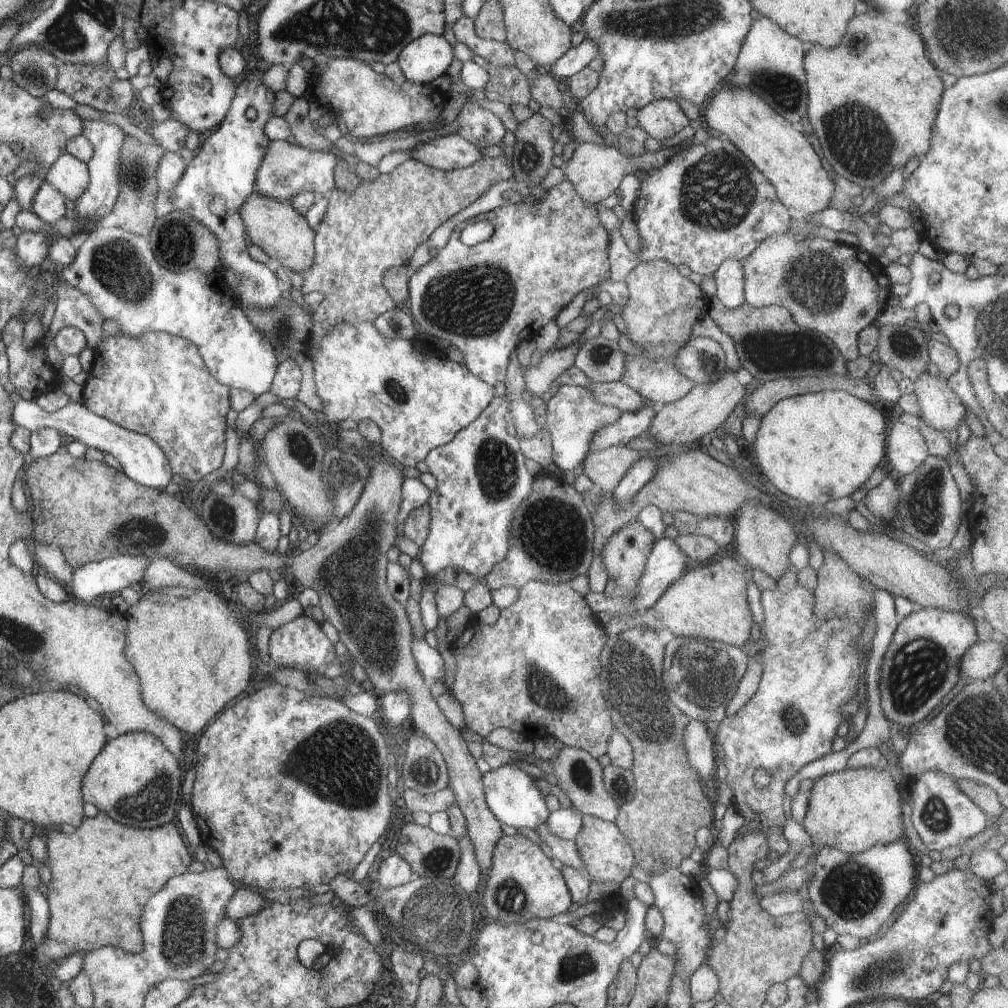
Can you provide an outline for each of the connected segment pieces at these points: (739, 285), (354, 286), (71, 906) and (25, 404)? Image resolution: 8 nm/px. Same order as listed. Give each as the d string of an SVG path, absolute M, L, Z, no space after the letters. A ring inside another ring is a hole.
M738 259L723 260L712 277L717 286L716 296L726 308L733 309L745 303L745 272Z
M504 154L498 157L480 157L478 162L453 171L433 169L411 158L392 172L381 174L377 180L362 180L353 193L338 188L331 191L328 194L326 214L316 228L314 266L300 273L303 278L301 292L304 296L314 291L324 295L323 302L313 314L313 342L318 345L338 323L372 323L381 314L399 306L384 288L384 271L408 264L419 246L428 240L438 226L476 202L495 182L510 179L514 179L513 164Z
M99 811L94 818L84 819L78 828L52 829L47 834L47 848L46 864L50 867L52 880L47 886L47 901L51 915L45 941L38 948L34 947L34 952L49 983L56 991L65 984L52 977L51 970L64 957L87 953L100 947L124 949L129 953L142 952L145 947L142 931L145 905L158 891L162 891L172 878L186 873L188 866L192 864L192 856L174 822L139 829L112 820L104 811Z
M17 399L14 411L11 414L12 422L20 428L28 428L30 432L34 432L43 428L56 429L59 432L72 436L76 441L82 442L88 448L93 446L102 452L112 454L122 465L122 472L129 479L136 481L145 487L163 489L168 486L168 482L172 480L172 472L170 472L170 461L166 457L166 453L156 444L152 437L129 431L120 425L114 424L104 417L96 416L84 403L69 402L56 412L49 413L42 410L34 401L25 401Z

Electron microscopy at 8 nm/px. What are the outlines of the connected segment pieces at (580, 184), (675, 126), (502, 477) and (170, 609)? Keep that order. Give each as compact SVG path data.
M580 143L575 148L572 158L563 165L565 180L570 181L575 191L588 203L597 204L608 198L617 188L622 179L638 170L644 168L640 158L631 158L620 154L614 146L602 146L594 143Z
M660 99L644 105L637 112L637 120L648 136L663 141L690 124L682 107L673 100Z
M494 397L472 424L457 432L450 442L432 449L426 455L428 472L436 478L437 484L428 502L431 514L429 533L416 558L422 562L428 578L433 578L448 566L463 570L475 578L484 578L508 554L514 515L520 503L533 491L534 480L524 465L526 457L520 450L520 438L506 431L509 412L508 400Z
M166 587L156 589L155 591L150 590L143 594L142 598L135 605L129 606L124 615L127 617L125 652L127 659L131 661L139 675L143 700L149 709L156 711L169 723L172 723L176 728L189 735L191 739L198 732L202 732L209 725L208 722L214 720L217 717L216 714L220 714L230 700L238 698L238 694L248 688L250 678L254 674L254 660L252 660L252 654L250 654L250 640L248 640L246 632L242 630L242 626L236 622L234 612L228 608L228 604L218 594L214 594L214 591L199 591L198 589L186 587Z

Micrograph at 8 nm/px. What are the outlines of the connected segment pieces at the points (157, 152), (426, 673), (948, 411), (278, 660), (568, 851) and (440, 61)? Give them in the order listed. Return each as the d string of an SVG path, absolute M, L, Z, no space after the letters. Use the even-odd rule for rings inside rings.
M127 135L123 140L119 160L120 197L116 199L114 213L119 218L118 226L137 235L149 236L158 220L156 203L159 194L157 170L166 151L158 144L142 143Z
M413 639L411 646L421 675L430 687L434 682L444 681L444 659L438 649L431 647L425 640Z
M924 371L914 384L914 393L921 410L920 419L928 426L948 432L964 423L967 408L947 379Z
M302 614L290 622L273 630L269 638L269 657L276 668L297 668L296 666L308 666L312 670L322 673L324 668L337 661L336 649L326 634L320 630L320 624L314 619Z
M542 823L537 831L541 836L542 846L546 846L544 850L546 850L548 856L551 856L552 859L560 860L560 862L573 869L584 870L585 864L582 862L582 857L575 841L569 841L551 833L546 823Z
M427 34L412 40L398 55L400 70L408 81L430 85L455 59L453 46L442 36Z

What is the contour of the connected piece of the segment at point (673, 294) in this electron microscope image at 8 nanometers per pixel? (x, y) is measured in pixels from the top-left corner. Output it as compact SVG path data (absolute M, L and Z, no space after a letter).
M665 260L638 263L634 270L627 274L624 281L629 288L629 299L625 304L621 317L627 326L627 337L641 350L638 355L624 355L626 359L626 372L622 382L632 390L641 394L645 399L650 399L658 406L676 402L686 396L695 385L689 378L678 372L673 363L676 353L690 340L691 328L700 322L709 311L709 298L688 277L683 276L673 264Z

